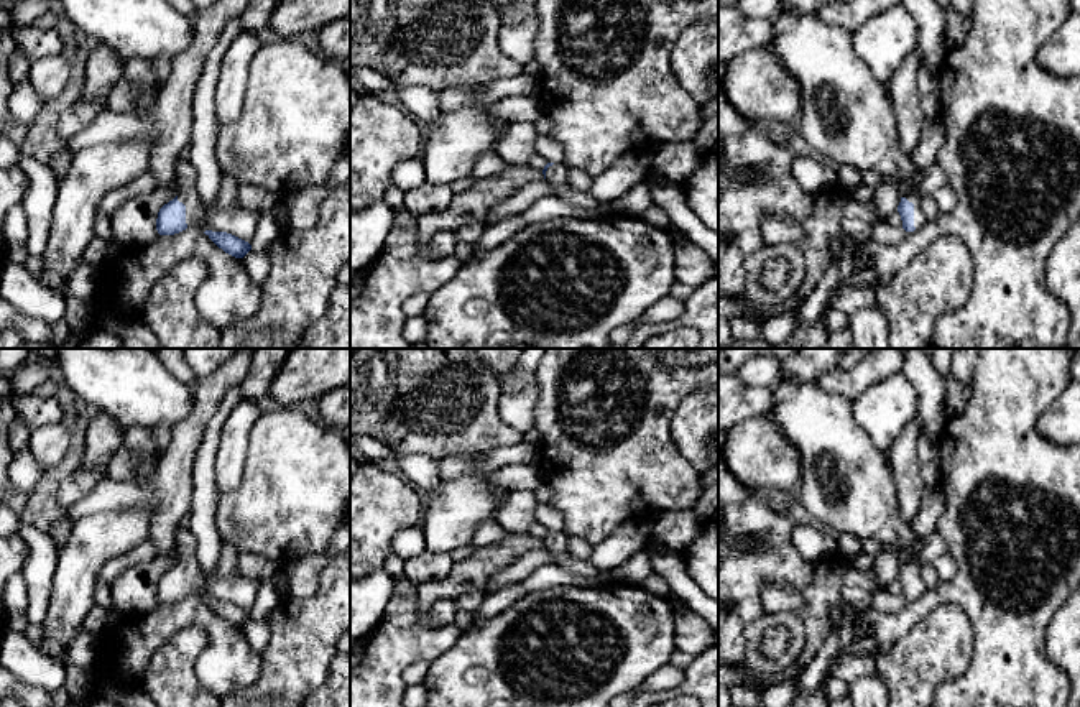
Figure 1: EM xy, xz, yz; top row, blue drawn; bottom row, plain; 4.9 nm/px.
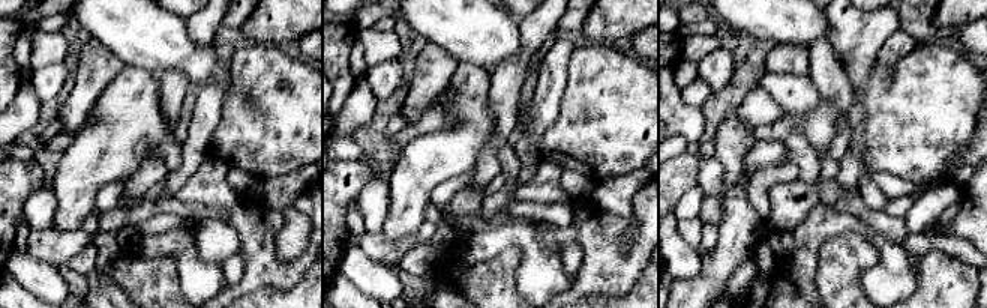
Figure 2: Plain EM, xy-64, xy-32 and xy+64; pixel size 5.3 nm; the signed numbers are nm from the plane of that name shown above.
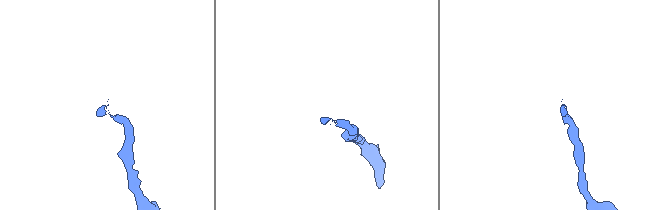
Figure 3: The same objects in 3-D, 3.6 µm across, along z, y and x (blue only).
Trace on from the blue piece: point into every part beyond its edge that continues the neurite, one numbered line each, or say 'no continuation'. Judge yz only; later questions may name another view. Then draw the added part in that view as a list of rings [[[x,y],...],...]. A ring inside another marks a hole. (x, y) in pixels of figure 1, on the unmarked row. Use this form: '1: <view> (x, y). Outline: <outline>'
1: yz (847, 487). Outline: [[[786,377],[778,380],[773,393],[774,416],[784,436],[801,454],[802,478],[794,492],[794,501],[817,526],[837,538],[853,534],[861,541],[876,539],[896,546],[904,557],[904,566],[914,572],[914,595],[925,594],[921,562],[914,557],[919,538],[901,518],[888,452],[876,449],[866,431],[855,421],[852,401],[825,391],[819,381],[802,383]]]

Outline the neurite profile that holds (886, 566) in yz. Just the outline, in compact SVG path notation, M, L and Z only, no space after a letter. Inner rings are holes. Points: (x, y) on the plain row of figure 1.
M881 551L875 556L873 571L878 580L878 592L886 590L888 585L898 579L901 571L899 554L894 551Z

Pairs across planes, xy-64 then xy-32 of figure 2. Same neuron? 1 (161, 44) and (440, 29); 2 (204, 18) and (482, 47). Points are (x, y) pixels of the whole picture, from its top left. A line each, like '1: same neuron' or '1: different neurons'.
1: same neuron
2: different neurons

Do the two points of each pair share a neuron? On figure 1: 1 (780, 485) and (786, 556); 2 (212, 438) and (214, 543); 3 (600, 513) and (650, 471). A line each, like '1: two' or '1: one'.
1: two
2: one
3: one

